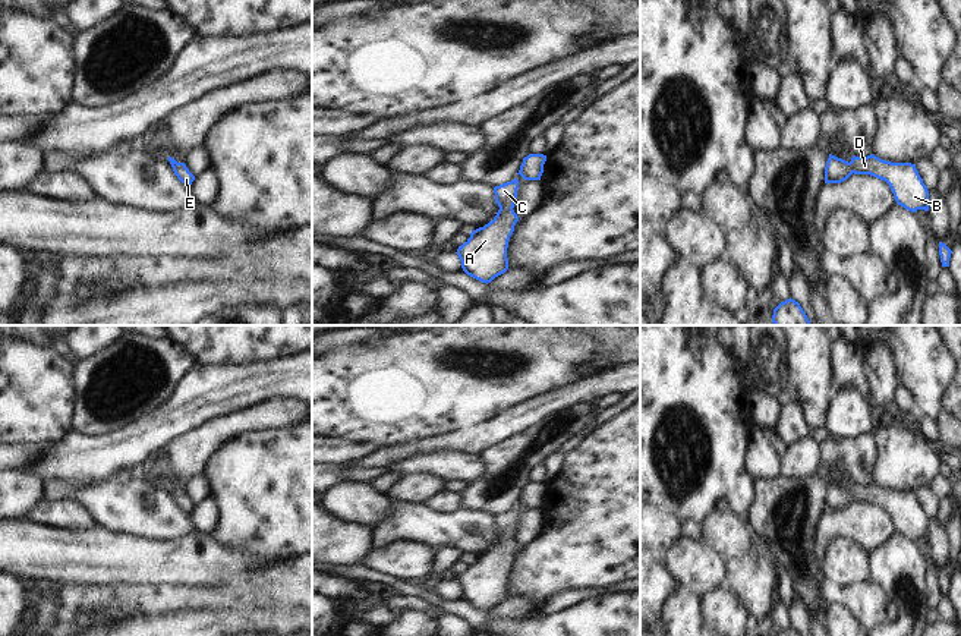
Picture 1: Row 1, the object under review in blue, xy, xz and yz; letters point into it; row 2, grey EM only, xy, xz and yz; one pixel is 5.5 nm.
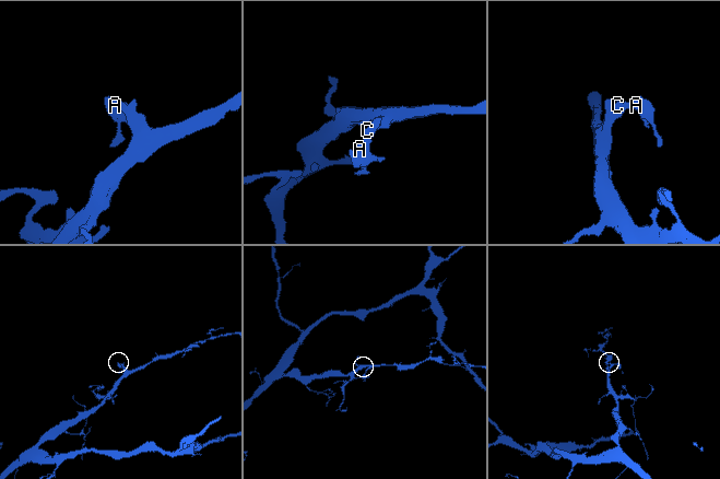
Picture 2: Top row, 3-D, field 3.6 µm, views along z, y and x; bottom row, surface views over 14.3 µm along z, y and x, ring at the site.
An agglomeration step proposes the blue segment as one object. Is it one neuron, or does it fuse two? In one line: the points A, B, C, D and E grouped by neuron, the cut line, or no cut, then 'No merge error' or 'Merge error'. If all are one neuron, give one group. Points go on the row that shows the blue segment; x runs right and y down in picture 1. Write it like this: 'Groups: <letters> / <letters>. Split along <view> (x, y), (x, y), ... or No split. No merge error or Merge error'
Groups: A B C D E. No split. No merge error.

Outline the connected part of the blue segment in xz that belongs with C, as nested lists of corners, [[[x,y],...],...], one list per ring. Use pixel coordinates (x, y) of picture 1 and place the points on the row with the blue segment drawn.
[[[519,180],[494,188],[500,210],[492,221],[470,233],[470,237],[457,249],[463,271],[482,281],[491,283],[508,270],[507,248],[514,226],[519,221],[514,212]]]

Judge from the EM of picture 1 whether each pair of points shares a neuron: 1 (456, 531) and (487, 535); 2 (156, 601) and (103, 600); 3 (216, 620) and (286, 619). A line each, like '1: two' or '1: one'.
1: one
2: one
3: one

